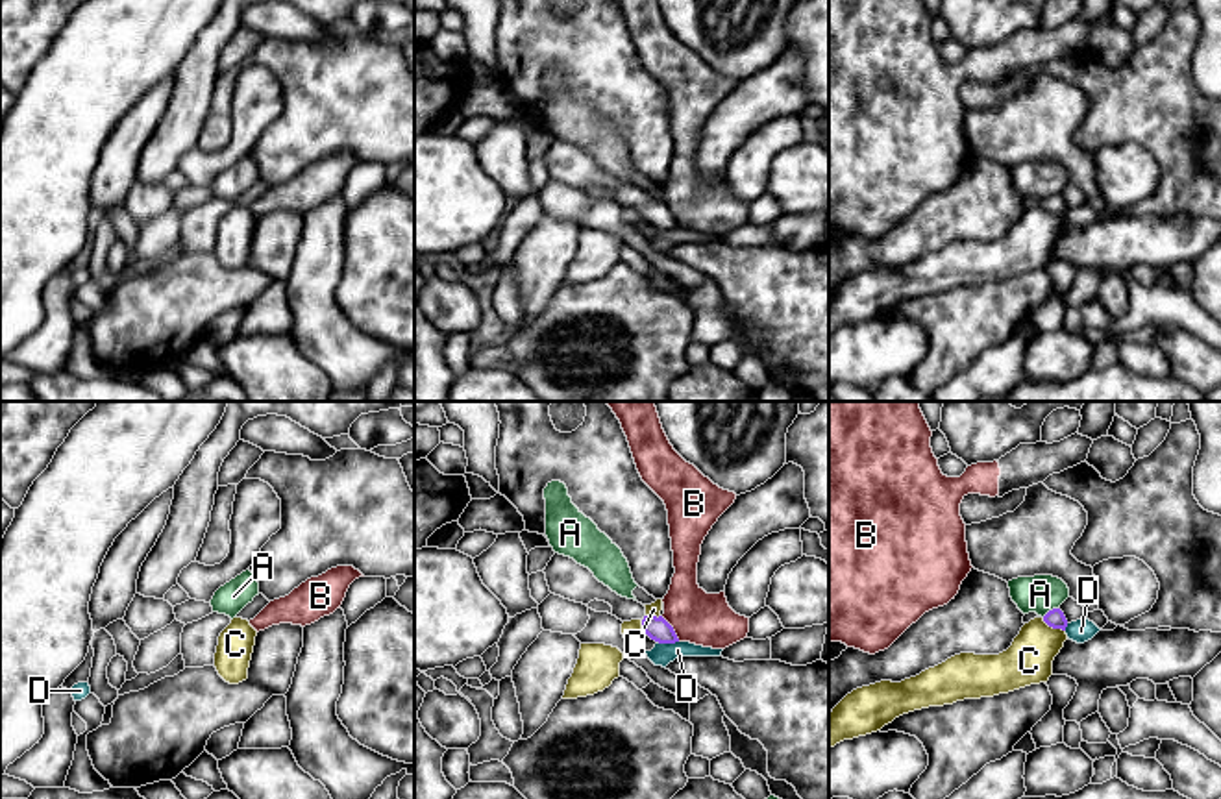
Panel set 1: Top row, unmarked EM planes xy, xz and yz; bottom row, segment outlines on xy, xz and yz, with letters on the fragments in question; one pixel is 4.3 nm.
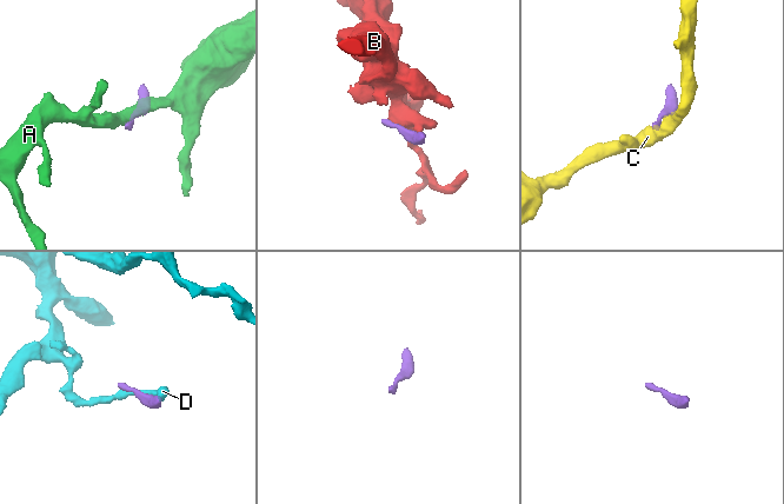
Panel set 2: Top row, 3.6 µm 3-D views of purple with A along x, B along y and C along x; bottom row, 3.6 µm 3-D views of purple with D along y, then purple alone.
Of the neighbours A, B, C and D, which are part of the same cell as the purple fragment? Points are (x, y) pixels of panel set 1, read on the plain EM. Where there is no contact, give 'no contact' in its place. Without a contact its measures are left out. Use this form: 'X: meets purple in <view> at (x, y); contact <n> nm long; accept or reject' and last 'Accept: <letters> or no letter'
A: meets purple in yz at (1049, 196); contact 80 nm long; reject
B: meets purple in xz at (672, 215); contact 140 nm long; reject
C: meets purple in yz at (1053, 213); contact 120 nm long; reject
D: meets purple in xz at (668, 228); contact 100 nm long; reject
Accept: no letter

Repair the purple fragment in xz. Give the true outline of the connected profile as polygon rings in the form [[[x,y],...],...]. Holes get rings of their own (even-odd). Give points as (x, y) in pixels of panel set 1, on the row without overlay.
[[[555,139],[544,159],[551,179],[583,191],[594,185],[605,187],[612,192],[612,202],[618,205],[640,205],[644,220],[651,226],[659,229],[679,227],[673,213],[662,202],[648,202],[642,189],[618,181],[574,144]]]

